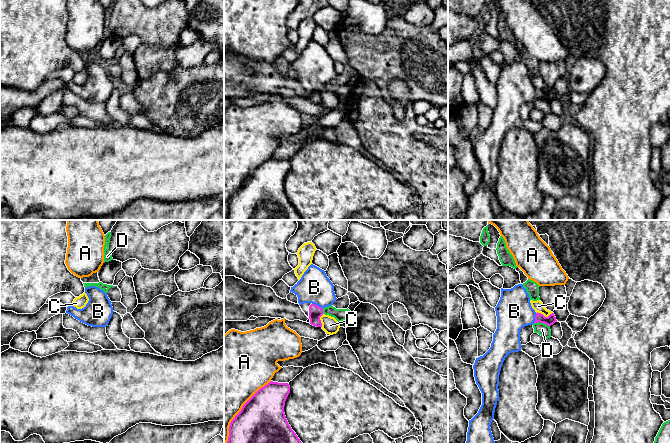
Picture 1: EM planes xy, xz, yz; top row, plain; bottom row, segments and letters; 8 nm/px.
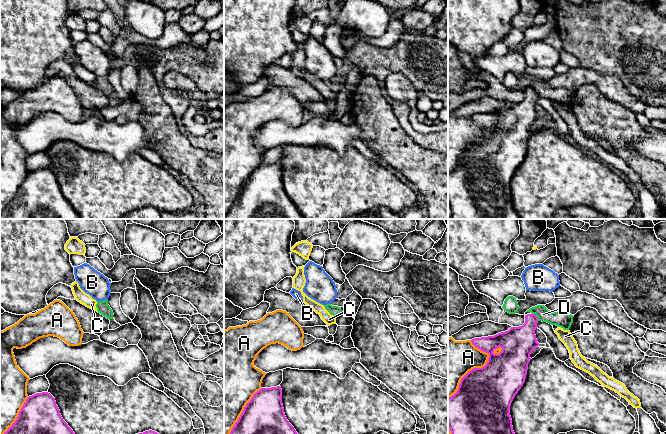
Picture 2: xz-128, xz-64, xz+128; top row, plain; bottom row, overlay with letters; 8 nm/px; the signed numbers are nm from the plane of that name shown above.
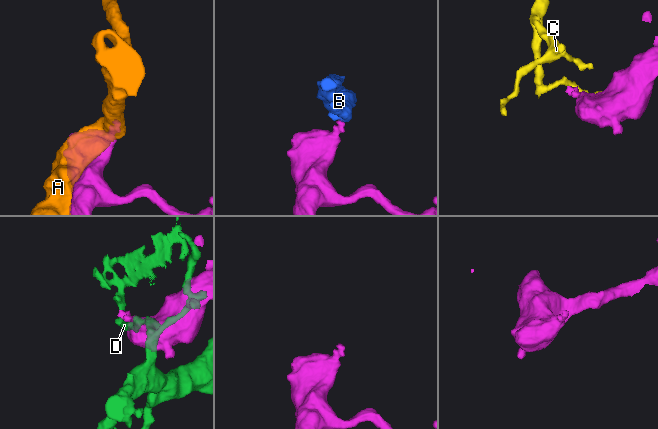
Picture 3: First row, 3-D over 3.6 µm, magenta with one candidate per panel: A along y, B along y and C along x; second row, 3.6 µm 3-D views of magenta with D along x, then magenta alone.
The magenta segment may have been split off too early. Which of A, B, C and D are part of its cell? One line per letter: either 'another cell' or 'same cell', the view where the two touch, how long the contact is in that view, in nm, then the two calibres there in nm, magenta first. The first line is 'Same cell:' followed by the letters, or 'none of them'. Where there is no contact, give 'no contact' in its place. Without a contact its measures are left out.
Same cell: B
A: another cell; contact in xz; length 600 nm; calibres 500 and 460 nm
B: same cell; contact in xz; length 100 nm; calibres 110 and 260 nm
C: another cell; contact in yz; length 140 nm; calibres 80 and 90 nm
D: another cell; contact in yz; length 130 nm; calibres 80 and 100 nm

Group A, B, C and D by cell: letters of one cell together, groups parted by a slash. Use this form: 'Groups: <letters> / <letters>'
Groups: A / B / C / D

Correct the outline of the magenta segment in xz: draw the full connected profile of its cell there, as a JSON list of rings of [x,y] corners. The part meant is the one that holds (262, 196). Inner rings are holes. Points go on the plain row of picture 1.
[[[271,157],[260,164],[231,197],[227,220],[303,220],[292,206],[284,189],[289,169],[288,159]]]

